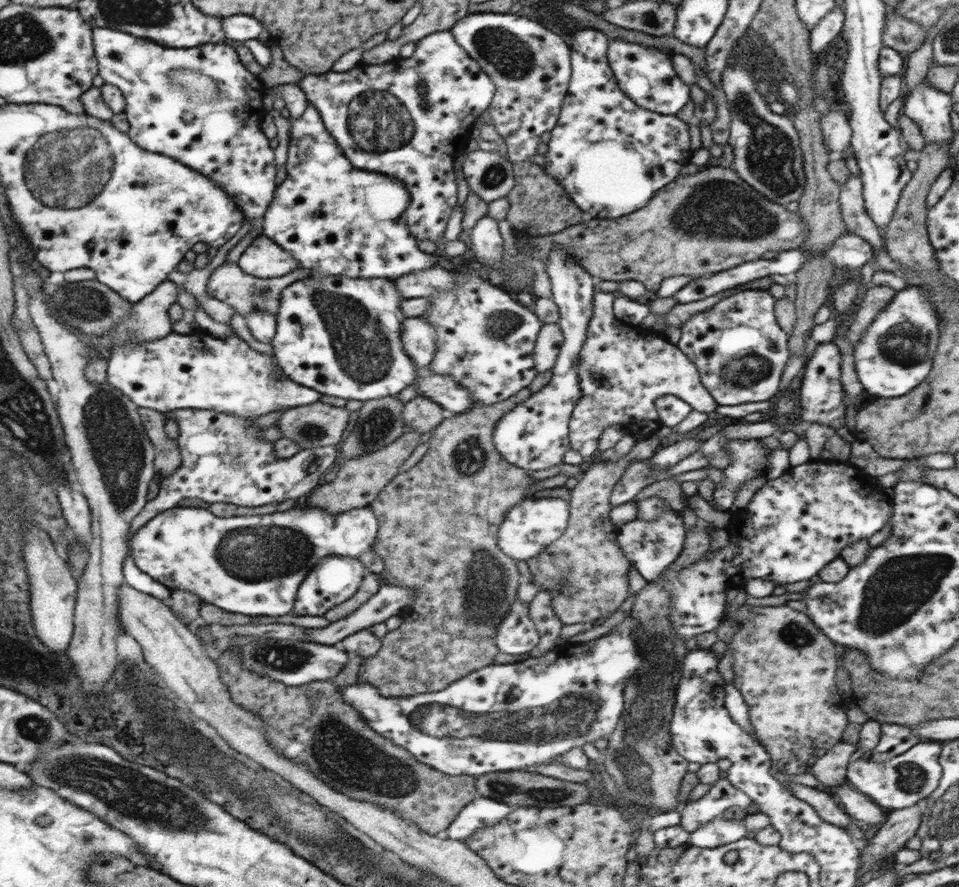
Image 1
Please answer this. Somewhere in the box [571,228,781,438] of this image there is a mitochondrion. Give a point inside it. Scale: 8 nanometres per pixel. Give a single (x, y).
(745, 373)

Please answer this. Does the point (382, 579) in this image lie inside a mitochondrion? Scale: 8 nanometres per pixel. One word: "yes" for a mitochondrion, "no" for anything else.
no

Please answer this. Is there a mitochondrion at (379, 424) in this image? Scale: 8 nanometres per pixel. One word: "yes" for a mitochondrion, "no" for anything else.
yes

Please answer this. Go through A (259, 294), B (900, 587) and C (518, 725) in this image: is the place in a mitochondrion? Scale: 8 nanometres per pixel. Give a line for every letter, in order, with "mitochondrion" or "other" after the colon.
A: mitochondrion
B: mitochondrion
C: mitochondrion

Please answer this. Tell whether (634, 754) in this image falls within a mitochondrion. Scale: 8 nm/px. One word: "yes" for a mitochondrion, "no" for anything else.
yes

